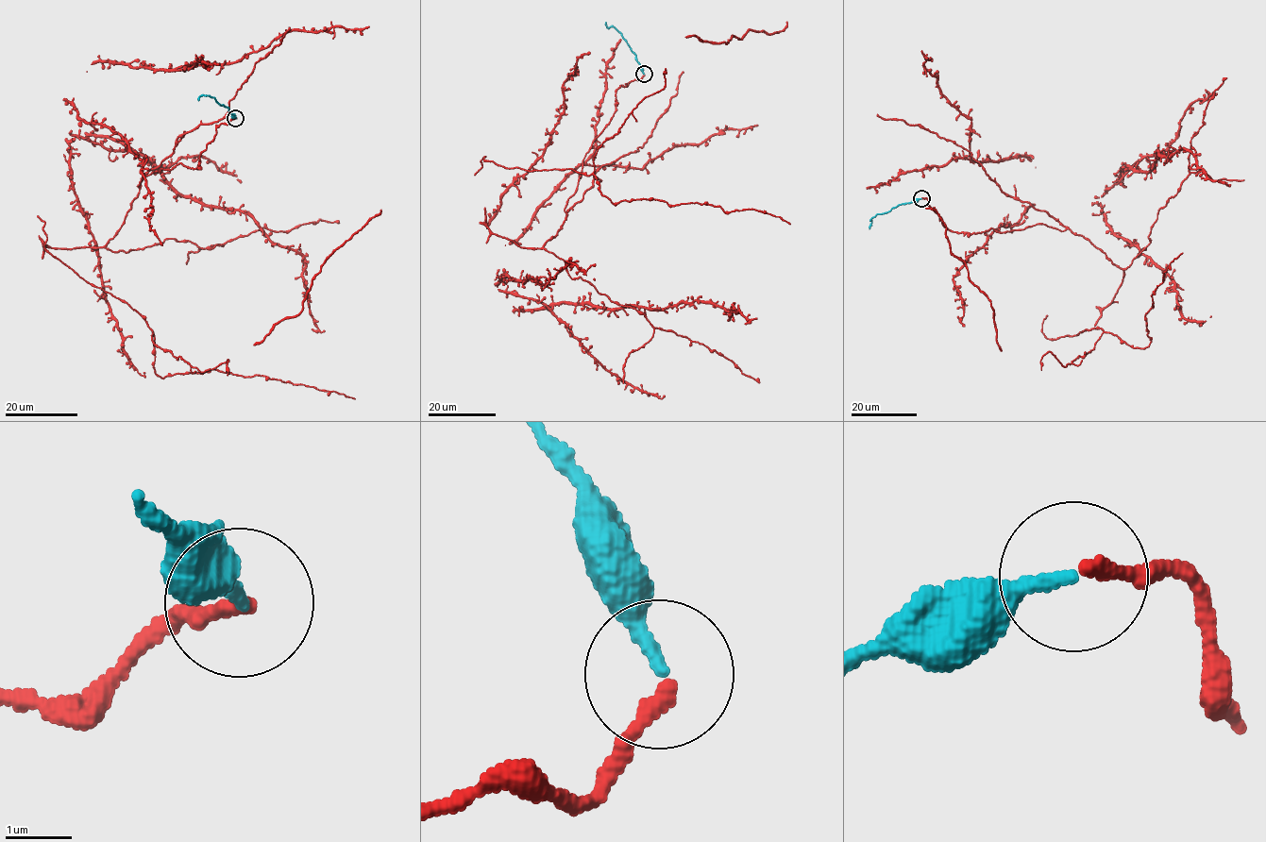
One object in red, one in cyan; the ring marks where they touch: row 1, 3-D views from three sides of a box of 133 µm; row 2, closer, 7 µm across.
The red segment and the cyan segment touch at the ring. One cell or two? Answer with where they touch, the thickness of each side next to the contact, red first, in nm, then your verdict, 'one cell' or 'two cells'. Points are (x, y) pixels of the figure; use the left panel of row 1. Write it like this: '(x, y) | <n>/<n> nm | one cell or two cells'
(235, 118) | 220/200 nm | one cell

